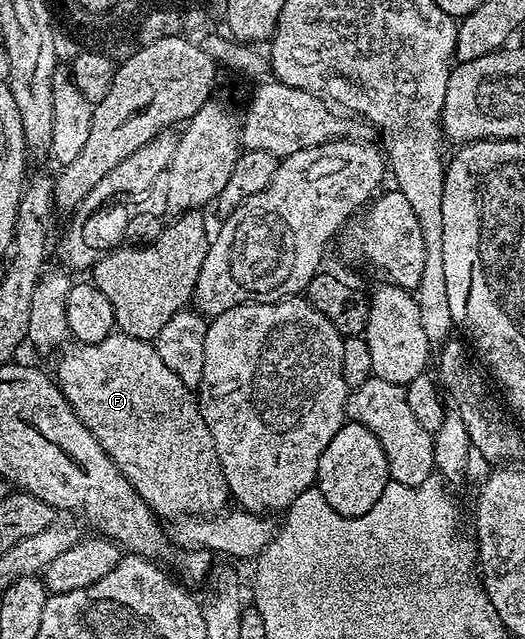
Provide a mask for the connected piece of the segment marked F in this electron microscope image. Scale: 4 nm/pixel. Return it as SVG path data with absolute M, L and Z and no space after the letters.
M115 331L100 343L71 344L61 350L58 359L56 380L58 386L62 388L62 394L66 396L68 403L78 413L78 418L84 423L84 427L88 427L88 431L92 431L92 435L96 435L96 443L100 443L100 447L104 447L104 451L112 459L112 463L116 463L116 467L120 467L120 471L132 483L132 487L138 492L140 499L144 499L144 503L148 503L152 512L163 518L177 519L179 517L209 517L223 512L227 508L228 502L231 500L230 488L224 479L224 467L220 467L220 455L216 455L216 443L212 443L212 431L208 431L208 423L204 423L204 415L200 415L195 390L189 389L184 383L184 379L180 379L180 375L173 373L164 364L164 359L160 359L160 355L151 342L132 339L128 335Z

